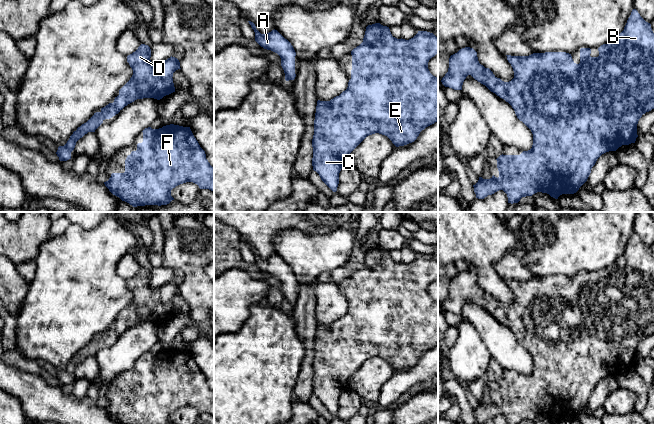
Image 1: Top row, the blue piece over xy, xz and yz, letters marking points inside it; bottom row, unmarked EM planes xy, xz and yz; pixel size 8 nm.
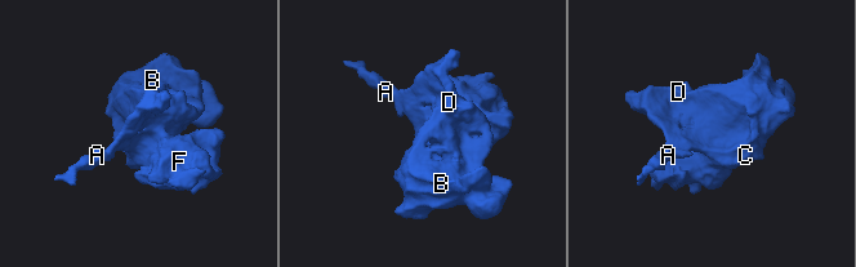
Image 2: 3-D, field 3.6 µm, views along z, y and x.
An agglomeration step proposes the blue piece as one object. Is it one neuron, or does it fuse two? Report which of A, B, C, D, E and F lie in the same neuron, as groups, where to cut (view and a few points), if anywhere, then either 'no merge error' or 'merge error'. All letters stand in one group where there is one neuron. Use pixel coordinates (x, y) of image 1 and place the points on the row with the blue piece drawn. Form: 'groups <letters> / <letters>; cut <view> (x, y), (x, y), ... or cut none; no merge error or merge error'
groups A B C D E F; cut none; no merge error

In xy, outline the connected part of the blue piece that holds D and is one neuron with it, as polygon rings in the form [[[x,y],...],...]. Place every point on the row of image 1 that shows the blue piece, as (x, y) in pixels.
[[[141,44],[135,52],[127,56],[127,62],[133,70],[132,77],[119,90],[119,95],[115,97],[113,103],[94,113],[86,123],[73,132],[64,146],[58,147],[56,154],[60,161],[71,159],[71,152],[80,138],[88,132],[95,132],[105,119],[112,118],[128,104],[143,98],[160,100],[175,92],[172,77],[176,70],[181,69],[179,60],[171,56],[154,64],[150,57],[151,49],[145,44]]]

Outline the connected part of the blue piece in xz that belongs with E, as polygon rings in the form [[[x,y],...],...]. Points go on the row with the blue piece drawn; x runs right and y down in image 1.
[[[380,23],[368,25],[366,27],[363,42],[351,51],[352,55],[352,70],[351,79],[348,82],[348,87],[339,96],[334,97],[330,101],[317,101],[315,120],[314,120],[314,135],[312,139],[313,158],[312,166],[321,180],[333,191],[337,191],[339,184],[340,171],[348,166],[348,158],[350,153],[369,135],[379,133],[387,136],[396,146],[404,146],[414,142],[420,132],[426,127],[438,121],[438,77],[433,76],[428,69],[429,60],[438,53],[438,37],[427,31],[418,31],[411,39],[397,39],[392,36],[389,27],[383,26]]]

